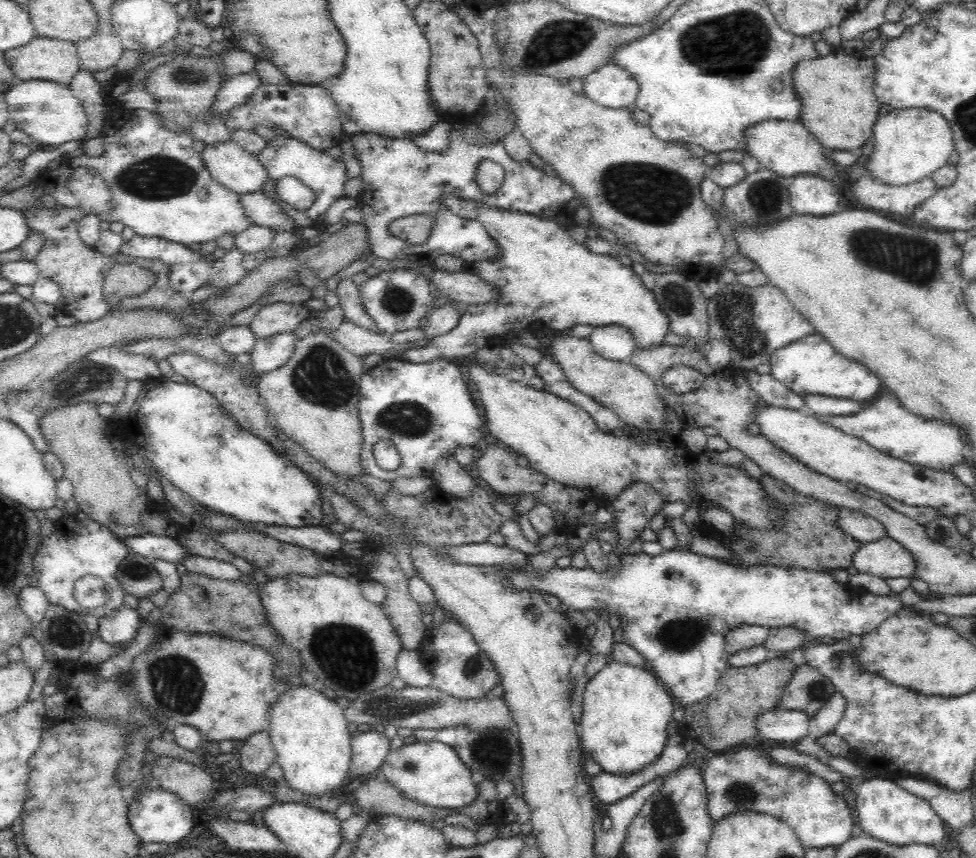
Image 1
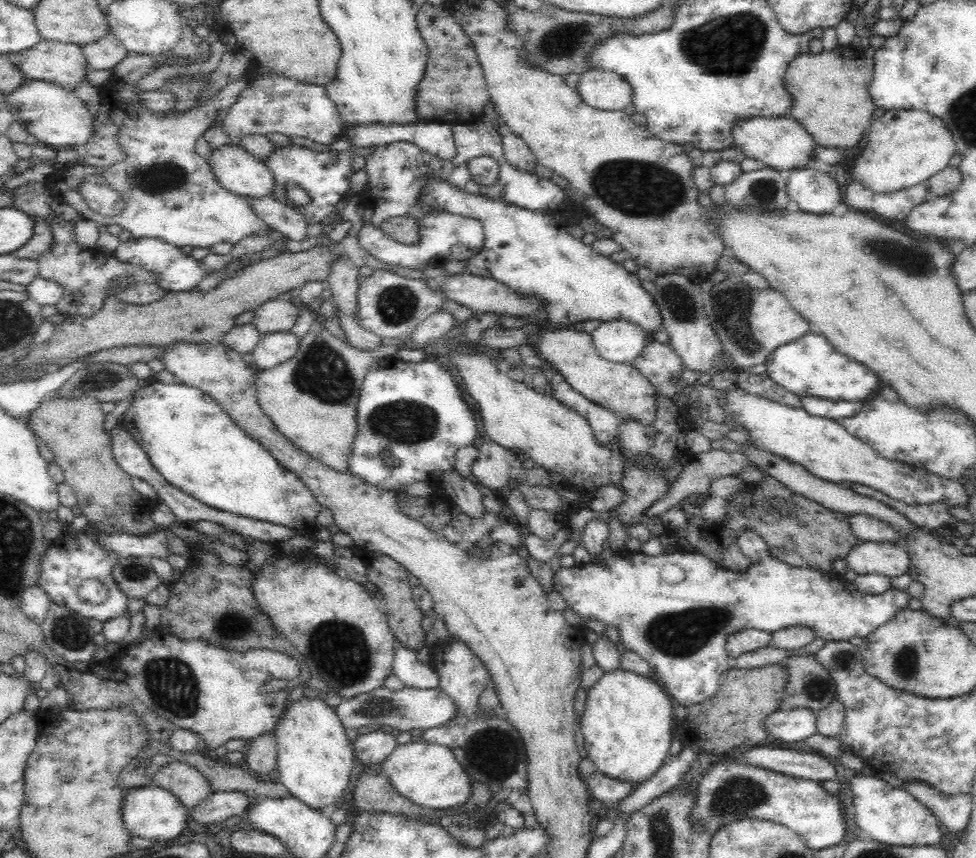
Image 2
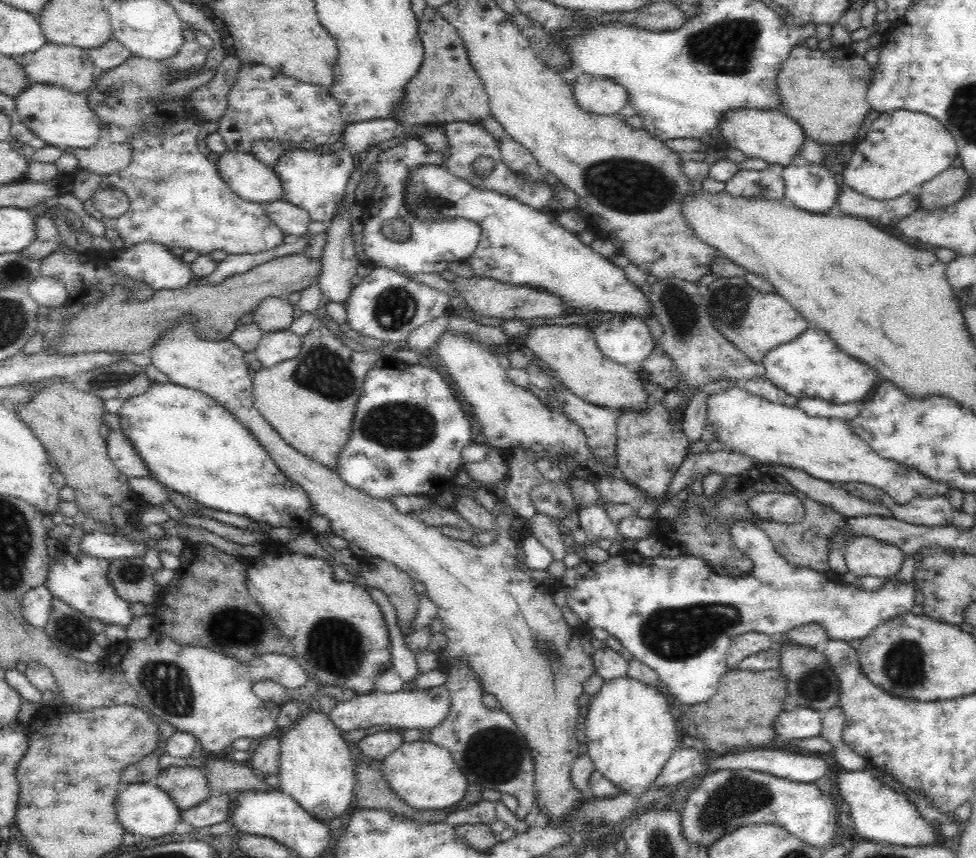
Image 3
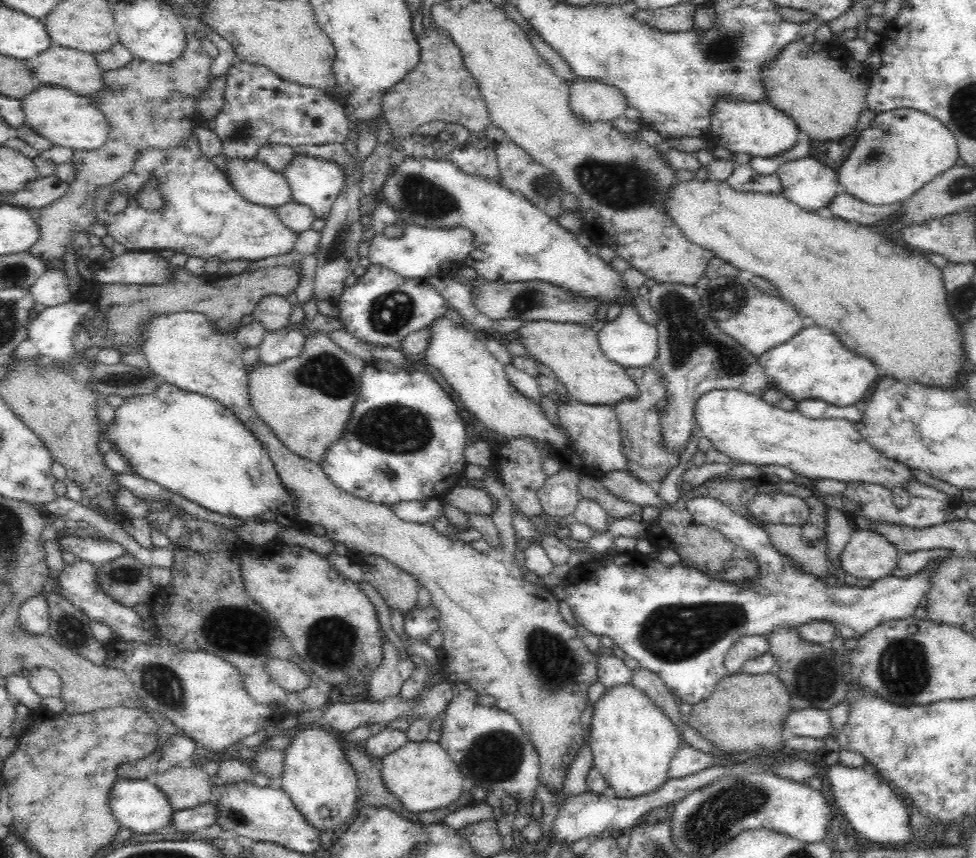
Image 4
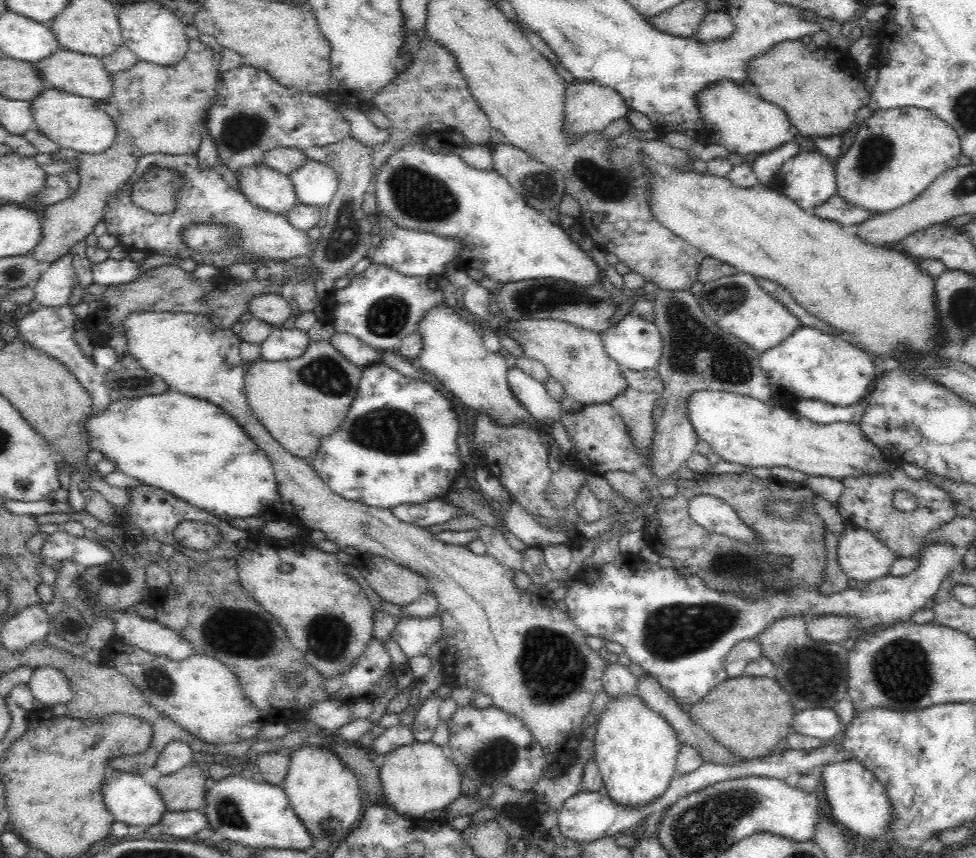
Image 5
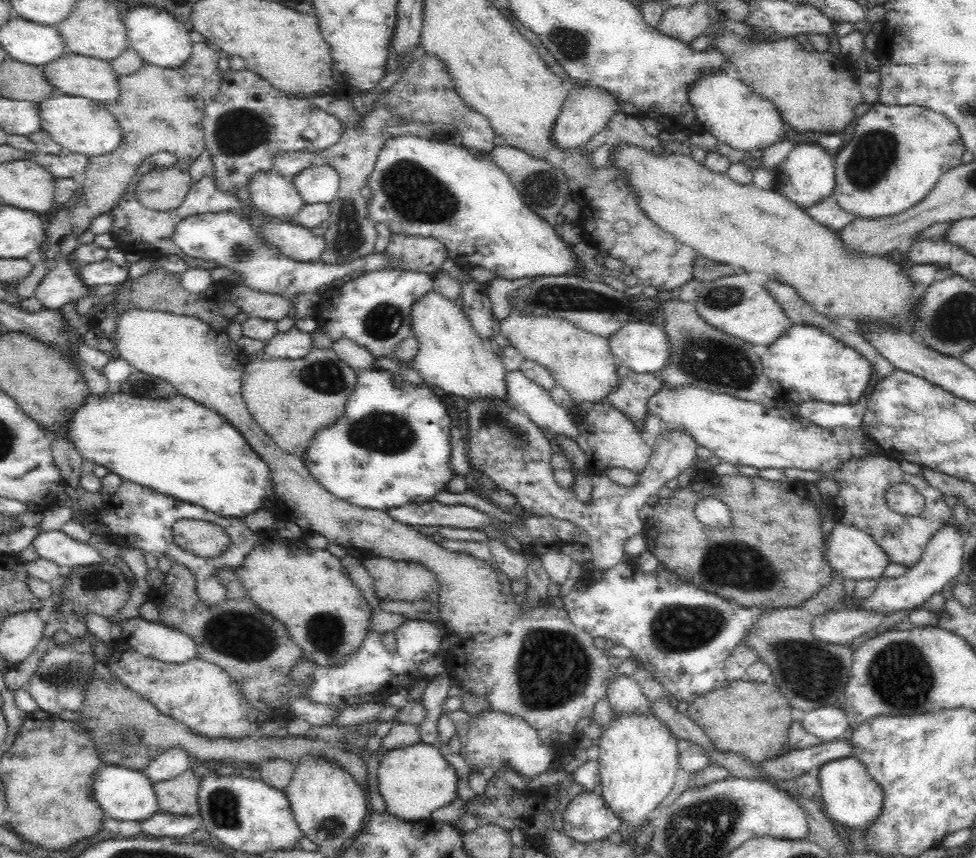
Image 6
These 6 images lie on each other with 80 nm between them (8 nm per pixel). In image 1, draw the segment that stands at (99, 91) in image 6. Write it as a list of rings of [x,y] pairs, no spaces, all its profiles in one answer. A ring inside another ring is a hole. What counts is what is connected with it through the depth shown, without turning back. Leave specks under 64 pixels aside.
[[[34,37],[24,46],[4,51],[5,59],[11,66],[15,78],[27,80],[51,80],[52,82],[69,86],[73,76],[82,69],[80,57],[77,55],[75,43],[44,37]]]

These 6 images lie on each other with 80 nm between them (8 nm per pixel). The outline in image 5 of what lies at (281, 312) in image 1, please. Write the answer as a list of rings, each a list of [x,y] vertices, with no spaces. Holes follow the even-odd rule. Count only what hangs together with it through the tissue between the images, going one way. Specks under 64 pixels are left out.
[[[256,294],[248,300],[248,311],[254,318],[271,324],[273,328],[282,327],[282,323],[290,316],[292,302],[286,301],[279,294]]]

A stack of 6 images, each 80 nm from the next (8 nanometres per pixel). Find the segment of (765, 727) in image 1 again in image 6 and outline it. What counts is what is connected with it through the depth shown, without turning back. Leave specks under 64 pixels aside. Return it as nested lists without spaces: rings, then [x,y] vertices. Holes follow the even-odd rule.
[[[839,705],[807,711],[801,721],[806,732],[825,741],[843,738],[851,731],[848,713]]]

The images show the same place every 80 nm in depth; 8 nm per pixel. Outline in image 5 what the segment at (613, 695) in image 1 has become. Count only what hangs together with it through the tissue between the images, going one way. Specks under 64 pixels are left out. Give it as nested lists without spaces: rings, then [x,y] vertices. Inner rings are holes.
[[[620,697],[610,699],[595,727],[597,731],[593,738],[593,745],[595,762],[603,780],[602,793],[618,805],[635,809],[649,805],[667,791],[668,785],[671,784],[676,774],[676,757],[681,742],[677,739],[672,725],[668,724],[664,717],[652,711],[640,697]]]

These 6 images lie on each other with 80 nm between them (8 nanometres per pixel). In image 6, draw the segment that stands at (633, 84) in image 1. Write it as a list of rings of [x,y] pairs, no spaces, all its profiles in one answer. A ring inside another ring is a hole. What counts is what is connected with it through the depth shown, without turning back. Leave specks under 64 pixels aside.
[[[600,87],[568,88],[569,93],[564,101],[560,114],[552,124],[553,144],[564,151],[582,148],[592,136],[606,128],[608,118],[620,110],[614,95]]]

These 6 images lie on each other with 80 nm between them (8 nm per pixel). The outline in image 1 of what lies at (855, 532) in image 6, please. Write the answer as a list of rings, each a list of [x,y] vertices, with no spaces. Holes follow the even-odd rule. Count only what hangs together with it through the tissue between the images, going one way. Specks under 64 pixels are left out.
[[[890,537],[862,543],[852,554],[852,565],[858,572],[882,578],[911,578],[915,568],[908,549]]]

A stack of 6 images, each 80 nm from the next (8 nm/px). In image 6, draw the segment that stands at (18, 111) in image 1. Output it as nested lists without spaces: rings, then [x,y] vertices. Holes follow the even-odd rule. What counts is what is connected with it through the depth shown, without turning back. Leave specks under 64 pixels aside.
[[[56,92],[39,103],[42,130],[65,152],[95,157],[115,151],[124,140],[122,127],[106,106],[81,97]]]

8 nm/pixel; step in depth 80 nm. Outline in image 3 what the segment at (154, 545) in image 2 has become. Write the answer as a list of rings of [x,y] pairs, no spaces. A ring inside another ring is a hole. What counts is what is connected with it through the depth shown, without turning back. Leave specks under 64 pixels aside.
[[[93,531],[86,533],[78,543],[82,553],[100,559],[114,560],[140,556],[146,552],[144,543],[130,541],[120,535]]]

